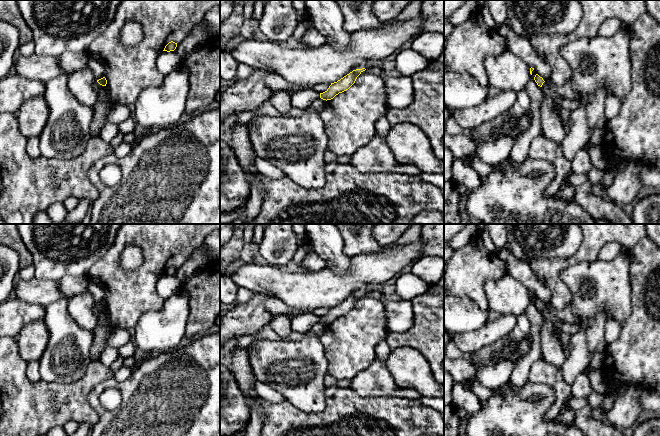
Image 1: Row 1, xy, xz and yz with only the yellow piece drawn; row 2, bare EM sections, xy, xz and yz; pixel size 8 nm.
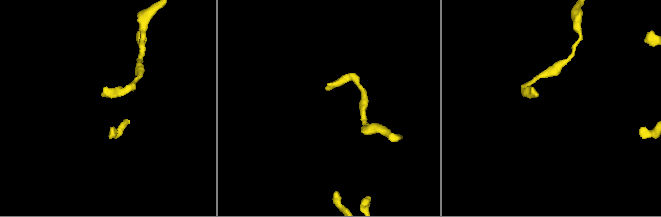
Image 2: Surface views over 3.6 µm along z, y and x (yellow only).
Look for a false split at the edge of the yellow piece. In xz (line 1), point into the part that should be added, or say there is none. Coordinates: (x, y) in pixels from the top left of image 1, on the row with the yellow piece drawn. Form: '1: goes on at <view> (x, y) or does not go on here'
1: does not go on here

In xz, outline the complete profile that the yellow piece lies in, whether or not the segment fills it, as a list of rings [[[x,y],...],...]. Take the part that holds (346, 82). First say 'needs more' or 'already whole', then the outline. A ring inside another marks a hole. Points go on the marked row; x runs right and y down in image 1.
already whole | [[[365,68],[353,70],[337,82],[331,83],[325,92],[320,93],[320,98],[326,101],[331,100],[339,93],[348,90],[355,83],[357,77],[365,70]]]

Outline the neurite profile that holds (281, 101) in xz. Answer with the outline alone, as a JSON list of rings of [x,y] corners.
[[[277,91],[271,95],[269,102],[281,115],[285,115],[292,109],[291,98],[292,95]]]

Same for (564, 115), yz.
[[[558,108],[559,109],[559,118],[563,125],[563,129],[565,134],[569,133],[570,130],[570,112],[565,108]]]

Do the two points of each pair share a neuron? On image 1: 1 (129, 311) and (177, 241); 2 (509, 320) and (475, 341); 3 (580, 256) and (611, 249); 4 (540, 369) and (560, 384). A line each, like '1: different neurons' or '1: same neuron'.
1: same neuron
2: same neuron
3: different neurons
4: same neuron

